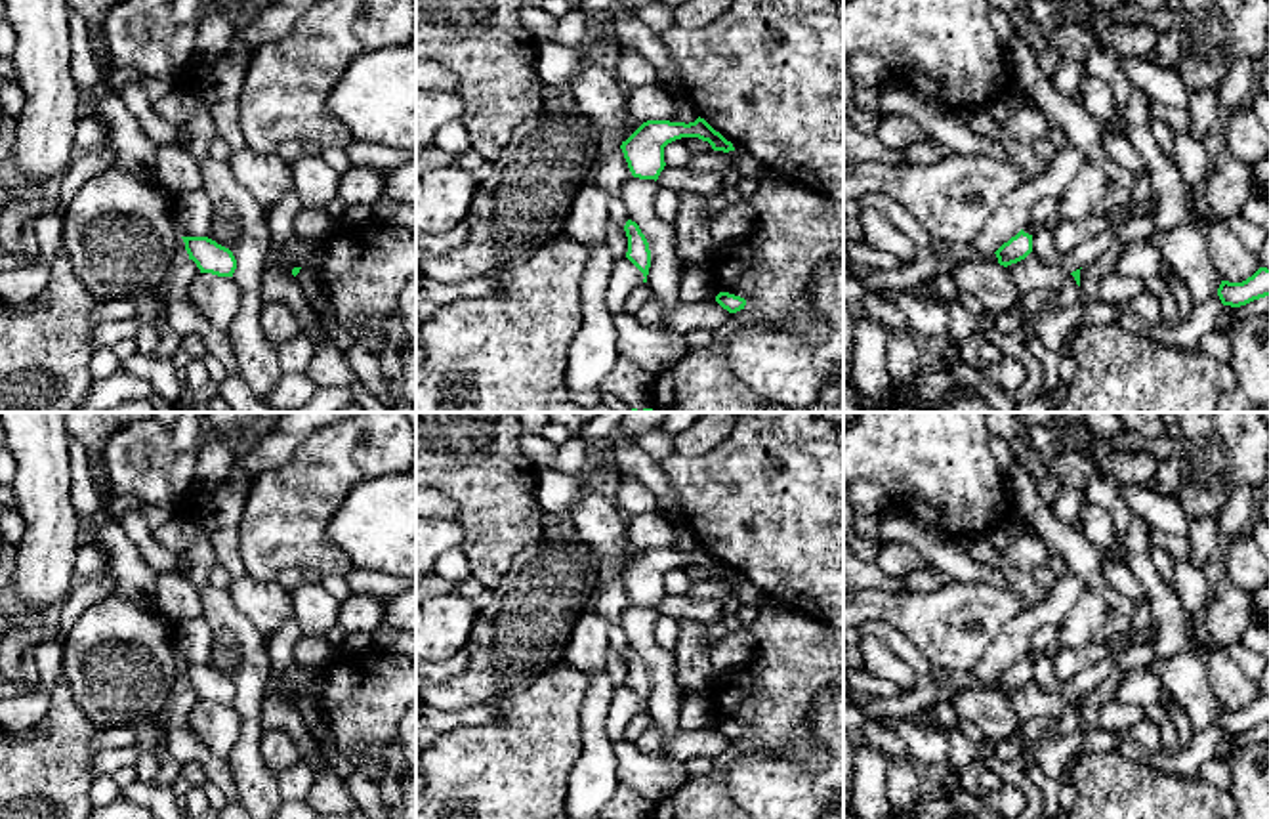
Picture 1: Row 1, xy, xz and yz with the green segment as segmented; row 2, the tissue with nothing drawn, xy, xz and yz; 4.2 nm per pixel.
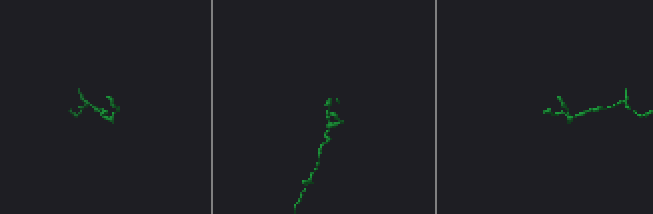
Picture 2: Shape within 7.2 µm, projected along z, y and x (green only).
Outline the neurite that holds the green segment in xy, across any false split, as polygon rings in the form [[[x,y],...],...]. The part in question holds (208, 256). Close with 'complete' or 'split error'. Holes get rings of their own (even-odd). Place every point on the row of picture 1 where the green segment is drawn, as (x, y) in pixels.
[[[181,237],[189,260],[197,263],[200,273],[212,273],[218,277],[233,277],[237,260],[233,252],[208,237]]]; complete

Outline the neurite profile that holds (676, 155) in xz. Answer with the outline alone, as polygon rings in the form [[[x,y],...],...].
[[[683,137],[664,147],[666,166],[683,168],[683,166],[689,166],[691,158],[693,158],[693,153],[685,147]]]

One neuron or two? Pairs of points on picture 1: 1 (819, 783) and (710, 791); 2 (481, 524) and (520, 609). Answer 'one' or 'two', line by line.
1: two
2: two

